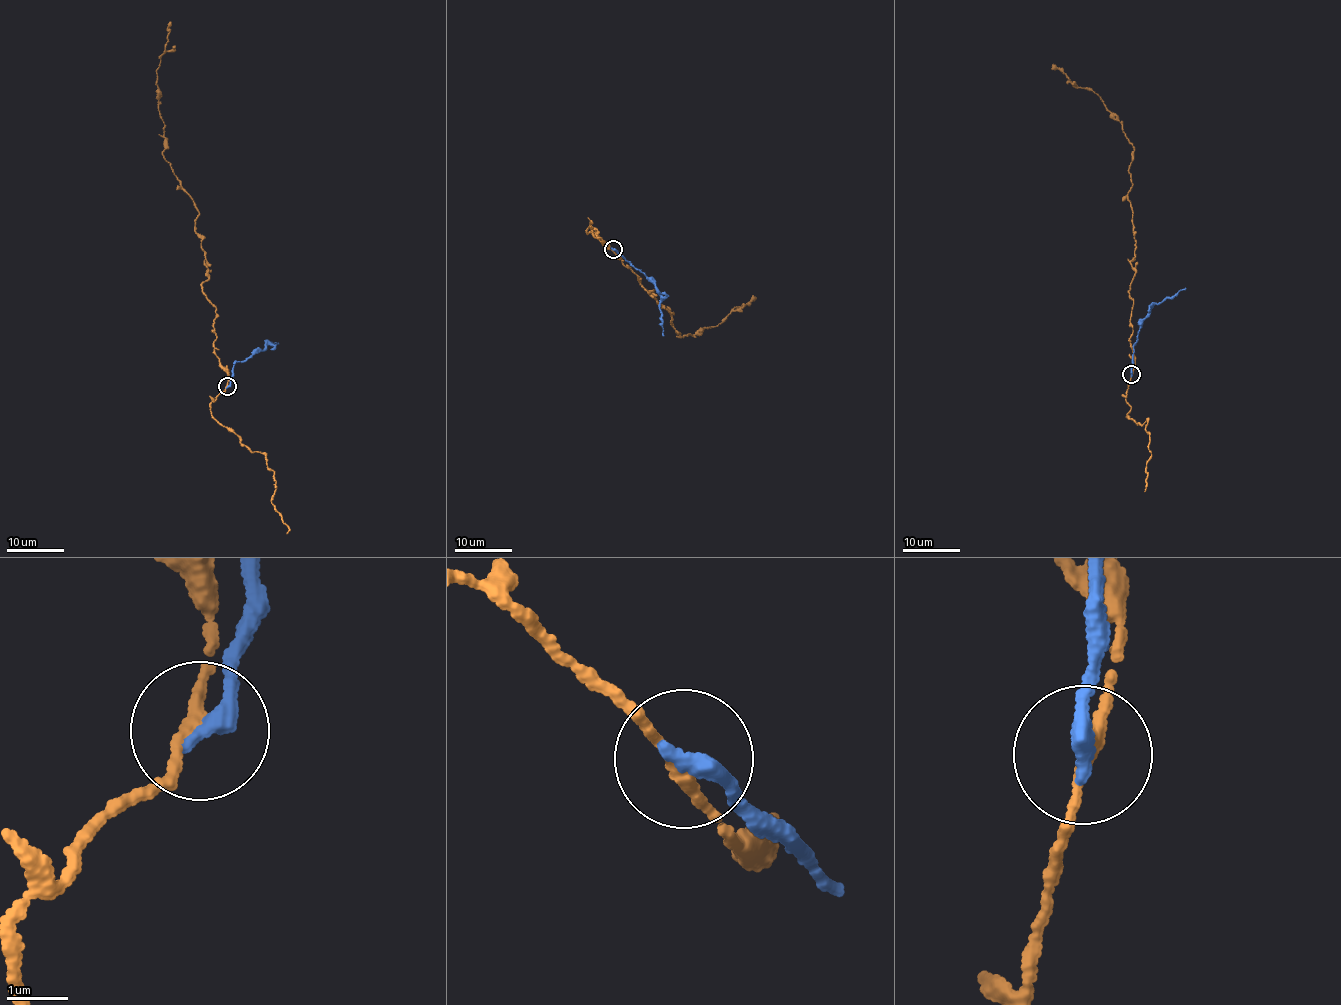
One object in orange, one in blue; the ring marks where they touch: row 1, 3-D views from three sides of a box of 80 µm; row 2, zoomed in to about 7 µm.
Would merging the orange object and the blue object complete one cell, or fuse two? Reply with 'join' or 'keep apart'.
keep apart

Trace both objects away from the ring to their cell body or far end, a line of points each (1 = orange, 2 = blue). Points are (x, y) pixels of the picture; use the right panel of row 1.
1: (1131, 374), (1128, 290), (1136, 246), (1126, 196), (1133, 144), (1102, 100), (1052, 64)
2: (1131, 374), (1133, 348), (1148, 312), (1158, 302), (1186, 288)

